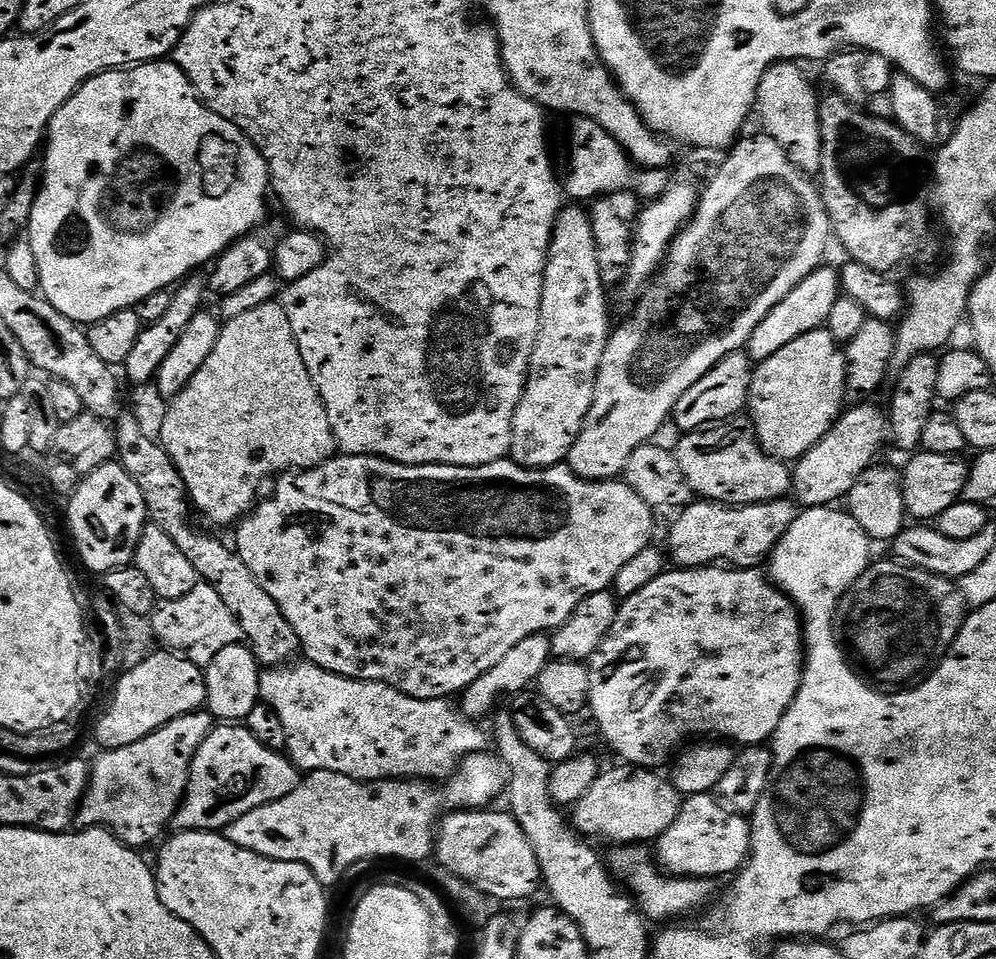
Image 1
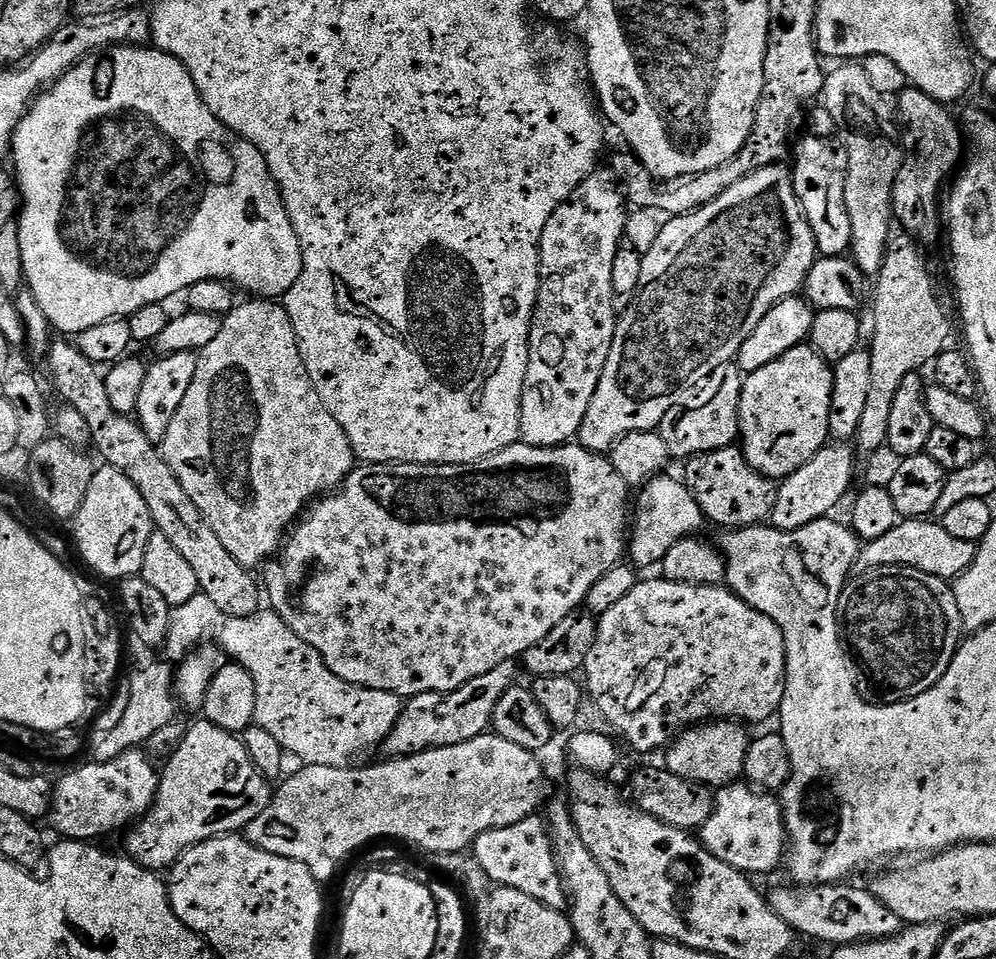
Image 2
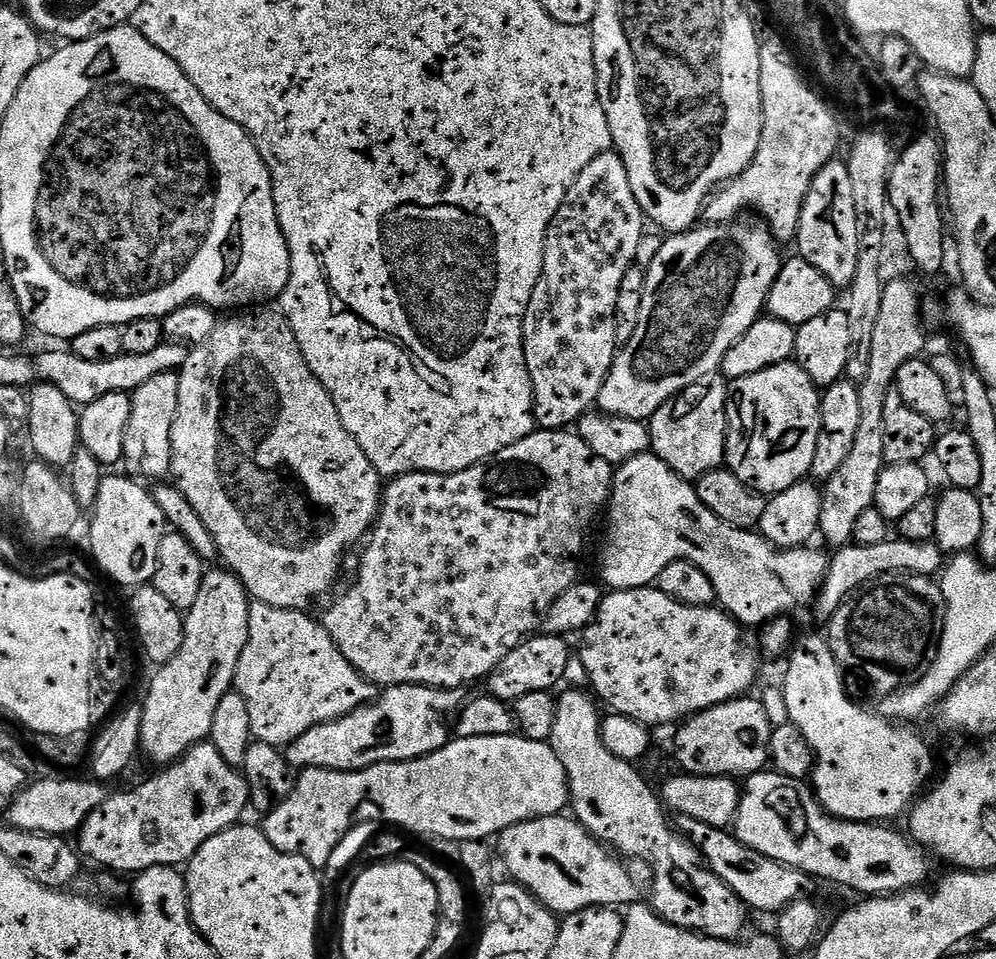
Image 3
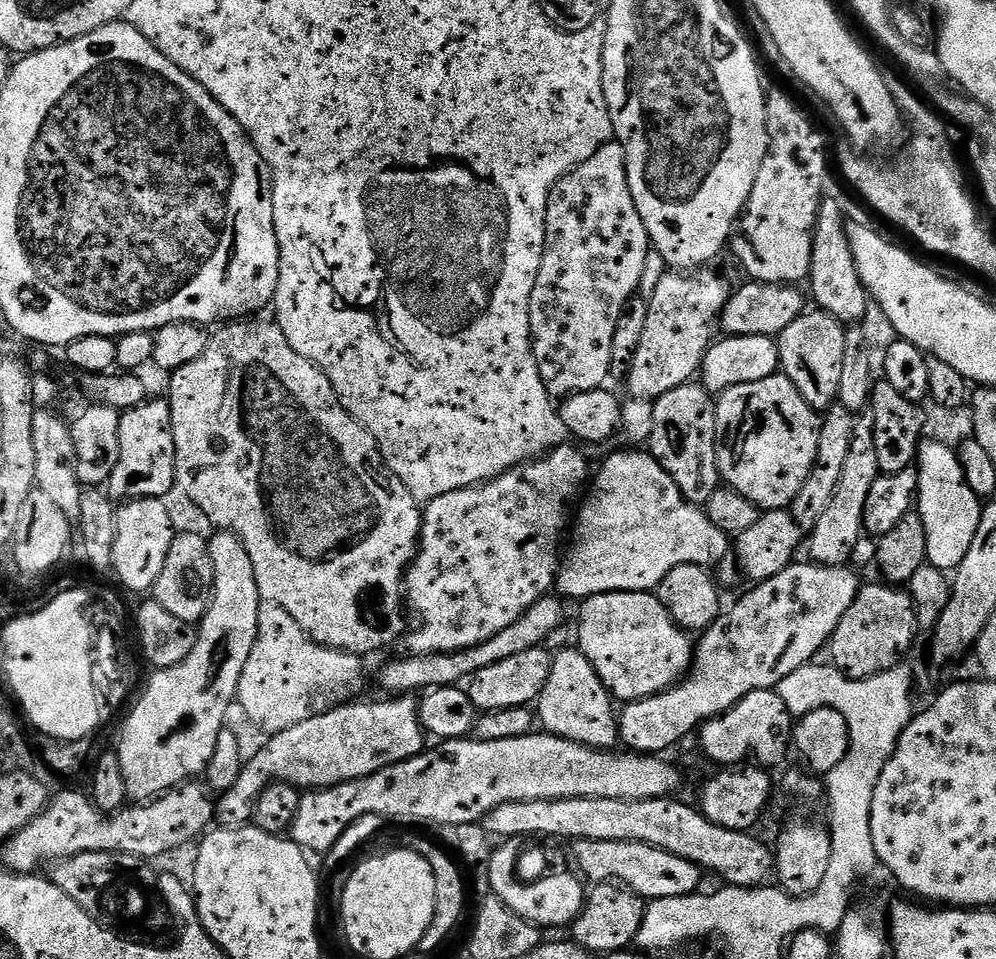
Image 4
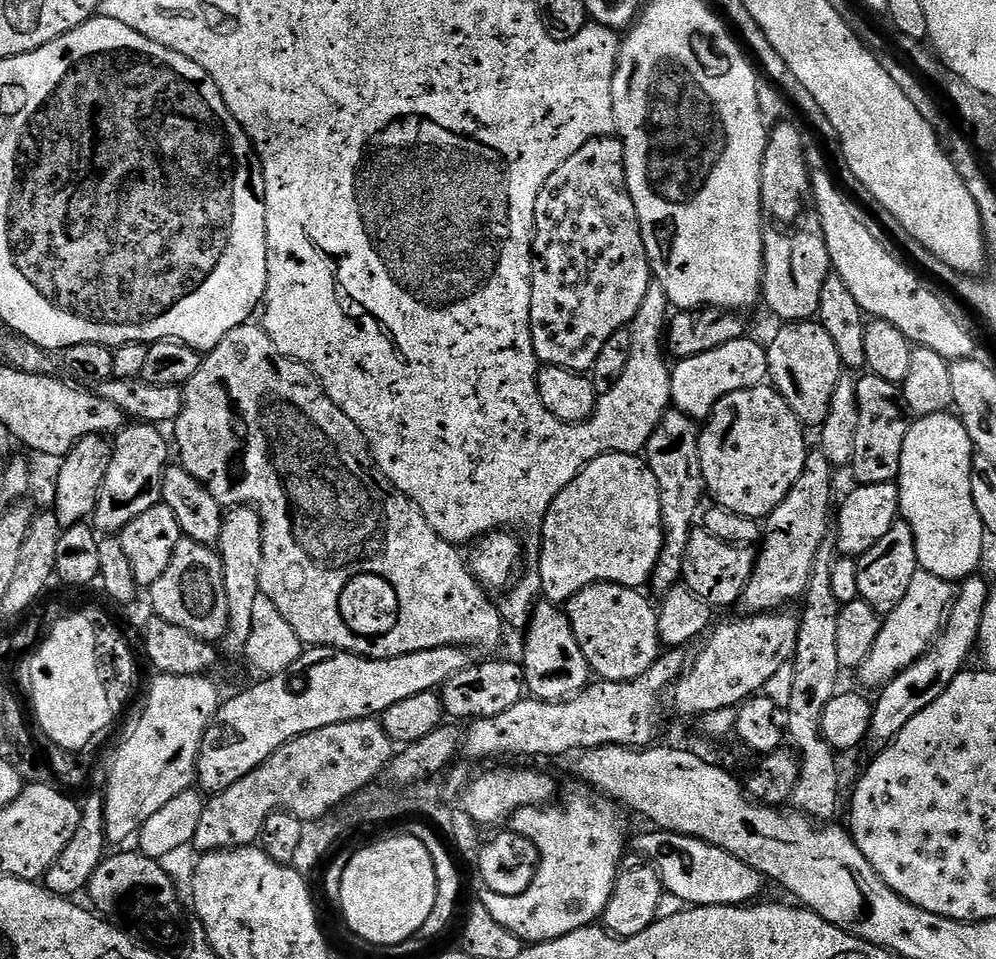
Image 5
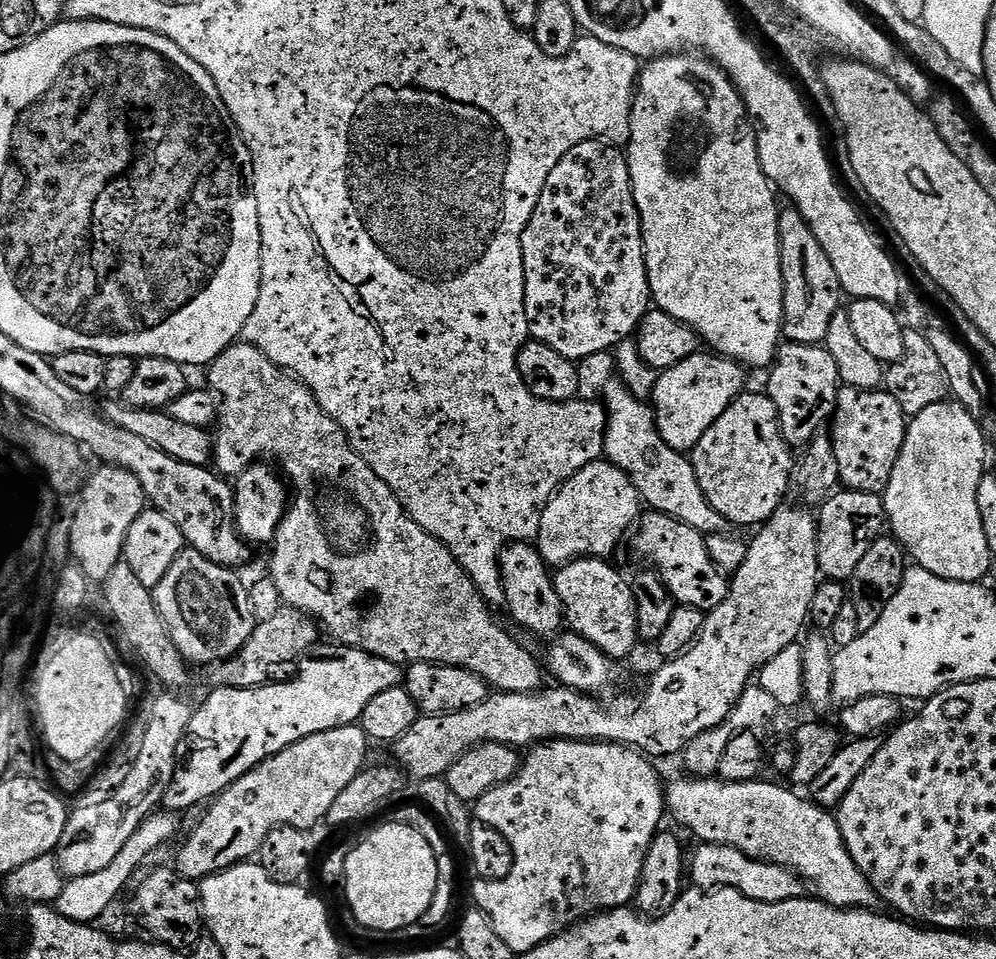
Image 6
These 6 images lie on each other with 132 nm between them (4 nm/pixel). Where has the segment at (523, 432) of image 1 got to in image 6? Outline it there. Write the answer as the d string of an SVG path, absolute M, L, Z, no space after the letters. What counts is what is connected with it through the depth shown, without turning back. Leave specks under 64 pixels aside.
M603 139L587 140L574 146L574 150L570 150L570 154L566 154L562 158L562 162L558 162L558 166L554 166L554 170L550 170L550 178L546 178L546 186L542 186L538 206L522 234L522 258L524 259L524 277L526 278L526 318L531 339L550 346L550 350L558 350L558 354L562 354L562 358L579 362L599 352L612 352L619 349L625 340L635 337L636 329L639 328L642 318L649 312L653 299L646 270L642 222L640 221L640 211L634 200L628 158L617 145L605 142Z

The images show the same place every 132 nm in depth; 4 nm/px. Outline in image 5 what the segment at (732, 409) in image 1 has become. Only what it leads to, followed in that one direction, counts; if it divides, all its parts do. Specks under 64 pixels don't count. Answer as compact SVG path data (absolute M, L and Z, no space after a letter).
M669 410L658 422L646 449L646 463L654 478L658 478L658 490L662 502L664 545L662 554L658 554L658 562L654 566L650 581L650 588L653 588L660 598L670 594L670 590L674 590L677 584L681 583L692 529L698 524L700 503L706 500L700 461L700 430L701 425L685 412Z

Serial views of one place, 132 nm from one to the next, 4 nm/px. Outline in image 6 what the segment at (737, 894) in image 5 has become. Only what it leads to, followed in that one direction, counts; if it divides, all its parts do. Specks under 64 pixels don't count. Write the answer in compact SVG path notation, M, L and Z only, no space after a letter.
M701 843L699 847L700 849L690 856L690 880L702 892L712 894L717 890L731 890L763 904L799 900L807 895L805 881L788 868L768 864L765 860L755 860L742 854L742 850L734 850L730 846Z

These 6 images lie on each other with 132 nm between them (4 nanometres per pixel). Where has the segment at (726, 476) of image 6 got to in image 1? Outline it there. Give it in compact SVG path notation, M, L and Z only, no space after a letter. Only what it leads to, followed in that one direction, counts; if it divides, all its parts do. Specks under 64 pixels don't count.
M827 327L810 330L810 334L802 334L794 338L794 342L782 346L778 354L770 354L770 358L759 361L752 373L752 389L748 395L746 408L761 448L774 459L785 462L795 462L801 456L805 456L836 424L841 412L845 411L845 386L844 348L841 341L835 340L829 334Z

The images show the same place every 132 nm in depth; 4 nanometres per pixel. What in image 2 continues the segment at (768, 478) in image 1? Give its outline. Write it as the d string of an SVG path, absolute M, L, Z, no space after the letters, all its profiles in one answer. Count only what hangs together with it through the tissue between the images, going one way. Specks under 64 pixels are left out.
M739 447L723 448L694 456L683 465L684 485L694 494L705 521L721 524L721 529L755 528L763 525L774 510L777 485L749 466Z

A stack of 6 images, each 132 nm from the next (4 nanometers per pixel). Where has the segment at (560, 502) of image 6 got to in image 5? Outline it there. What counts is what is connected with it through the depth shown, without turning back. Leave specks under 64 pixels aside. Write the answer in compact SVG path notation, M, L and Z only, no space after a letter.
M607 452L594 458L594 462L590 462L581 472L577 472L575 478L570 480L569 485L560 491L558 498L554 498L550 510L544 516L543 525L538 532L538 539L540 541L540 562L538 565L540 590L543 599L549 603L567 605L568 600L574 598L574 594L586 590L592 584L621 584L627 588L643 589L652 579L652 571L658 562L658 554L662 554L662 546L664 545L662 502L658 490L658 478L654 478L647 463L639 455L631 456L625 452Z

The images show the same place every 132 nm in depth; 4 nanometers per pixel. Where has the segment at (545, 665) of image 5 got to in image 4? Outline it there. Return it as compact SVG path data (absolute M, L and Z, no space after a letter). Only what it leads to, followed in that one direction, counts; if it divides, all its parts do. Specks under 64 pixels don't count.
M579 647L564 648L552 657L550 678L542 686L542 694L534 705L535 715L545 733L560 736L563 740L572 740L584 744L587 748L612 750L620 739L620 726L617 713L612 712L614 697L607 686L598 678L594 666L580 653Z

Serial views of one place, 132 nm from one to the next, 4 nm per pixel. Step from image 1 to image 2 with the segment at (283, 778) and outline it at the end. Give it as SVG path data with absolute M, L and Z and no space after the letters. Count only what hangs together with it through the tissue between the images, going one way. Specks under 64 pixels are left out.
M197 720L197 724L189 726L184 741L177 746L168 765L162 768L158 794L152 808L126 832L128 837L124 840L123 851L129 860L134 860L149 870L171 869L186 850L213 840L216 836L236 834L247 829L248 823L258 818L258 814L262 814L262 810L266 810L266 806L270 806L272 801L273 785L251 761L241 737L235 732L227 732L214 726L214 722L209 720Z

